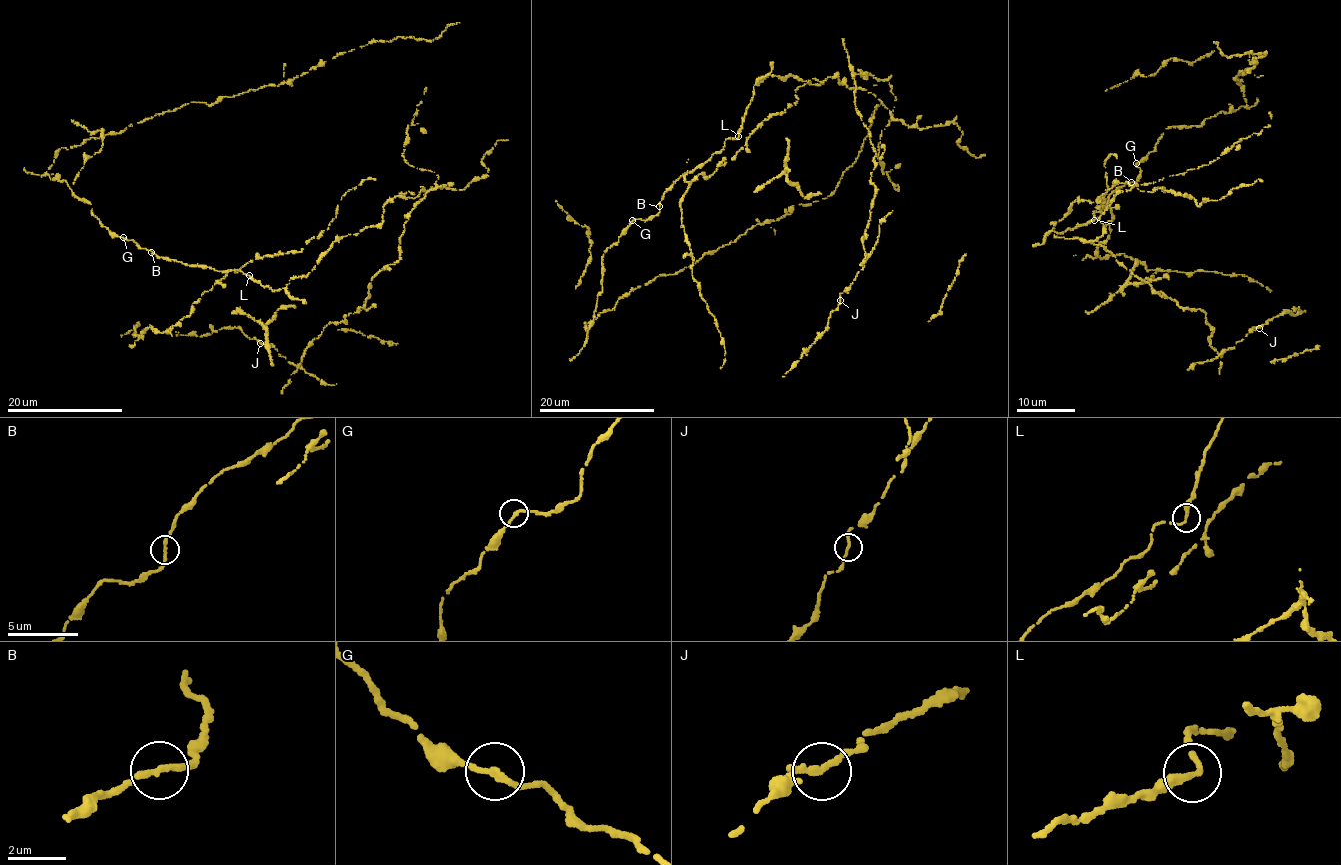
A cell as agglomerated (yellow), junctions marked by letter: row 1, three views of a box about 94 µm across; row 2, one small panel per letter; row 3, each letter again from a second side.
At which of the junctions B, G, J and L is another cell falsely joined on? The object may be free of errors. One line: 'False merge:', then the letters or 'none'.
False merge: none

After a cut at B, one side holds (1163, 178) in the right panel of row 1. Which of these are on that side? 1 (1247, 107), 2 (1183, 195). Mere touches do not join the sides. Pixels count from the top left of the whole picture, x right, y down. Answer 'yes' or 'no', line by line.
1: no
2: no

